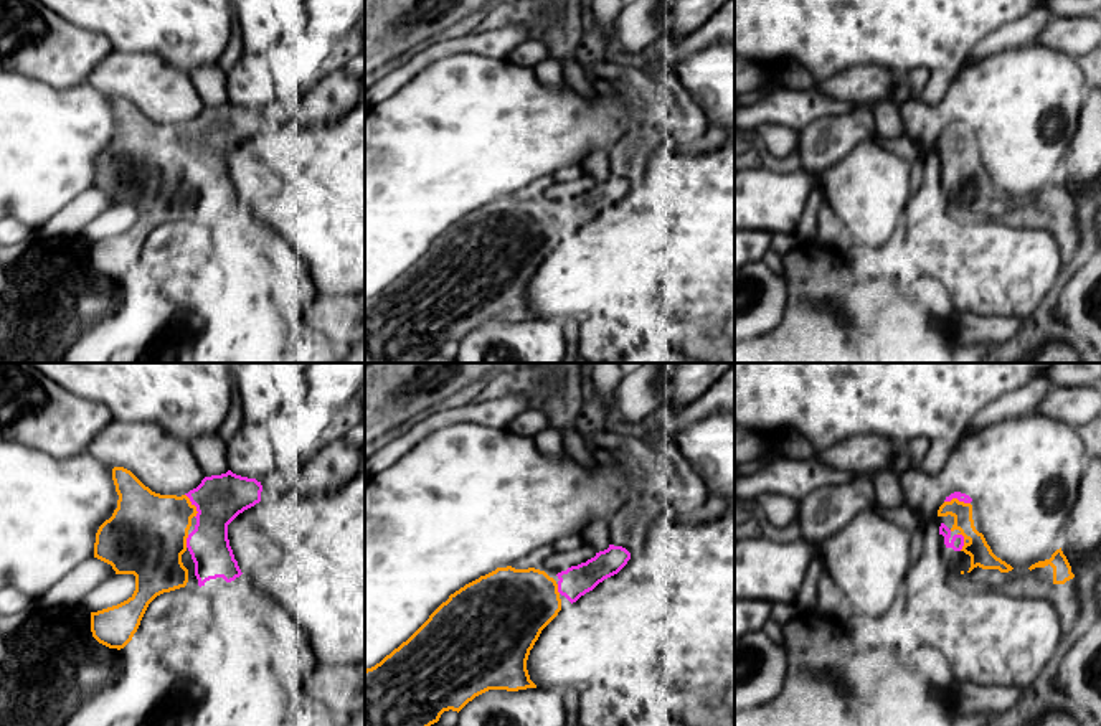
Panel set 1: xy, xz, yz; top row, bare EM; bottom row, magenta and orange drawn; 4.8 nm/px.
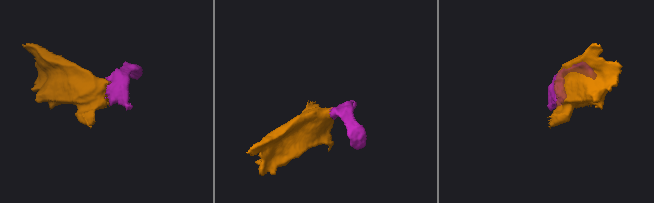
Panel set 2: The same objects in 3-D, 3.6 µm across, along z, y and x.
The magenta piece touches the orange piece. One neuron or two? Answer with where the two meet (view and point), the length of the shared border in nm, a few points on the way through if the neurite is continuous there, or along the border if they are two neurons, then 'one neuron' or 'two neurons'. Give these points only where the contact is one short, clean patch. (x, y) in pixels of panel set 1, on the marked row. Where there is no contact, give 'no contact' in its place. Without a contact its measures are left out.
meets magenta in yz at (958, 499); contact 130 nm long; runs through yz (961, 497), (958, 499), (963, 512); one neuron

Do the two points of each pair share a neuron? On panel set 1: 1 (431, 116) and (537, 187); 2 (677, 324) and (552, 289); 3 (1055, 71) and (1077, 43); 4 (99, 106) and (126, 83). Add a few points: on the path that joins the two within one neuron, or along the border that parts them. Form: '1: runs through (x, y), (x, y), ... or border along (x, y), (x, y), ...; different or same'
1: border along (552, 172), (532, 180), (519, 192); different
2: runs through (646, 292), (642, 289), (583, 289); same
3: border along (1034, 42), (1063, 51), (1075, 60); different
4: border along (86, 80), (113, 98); different

